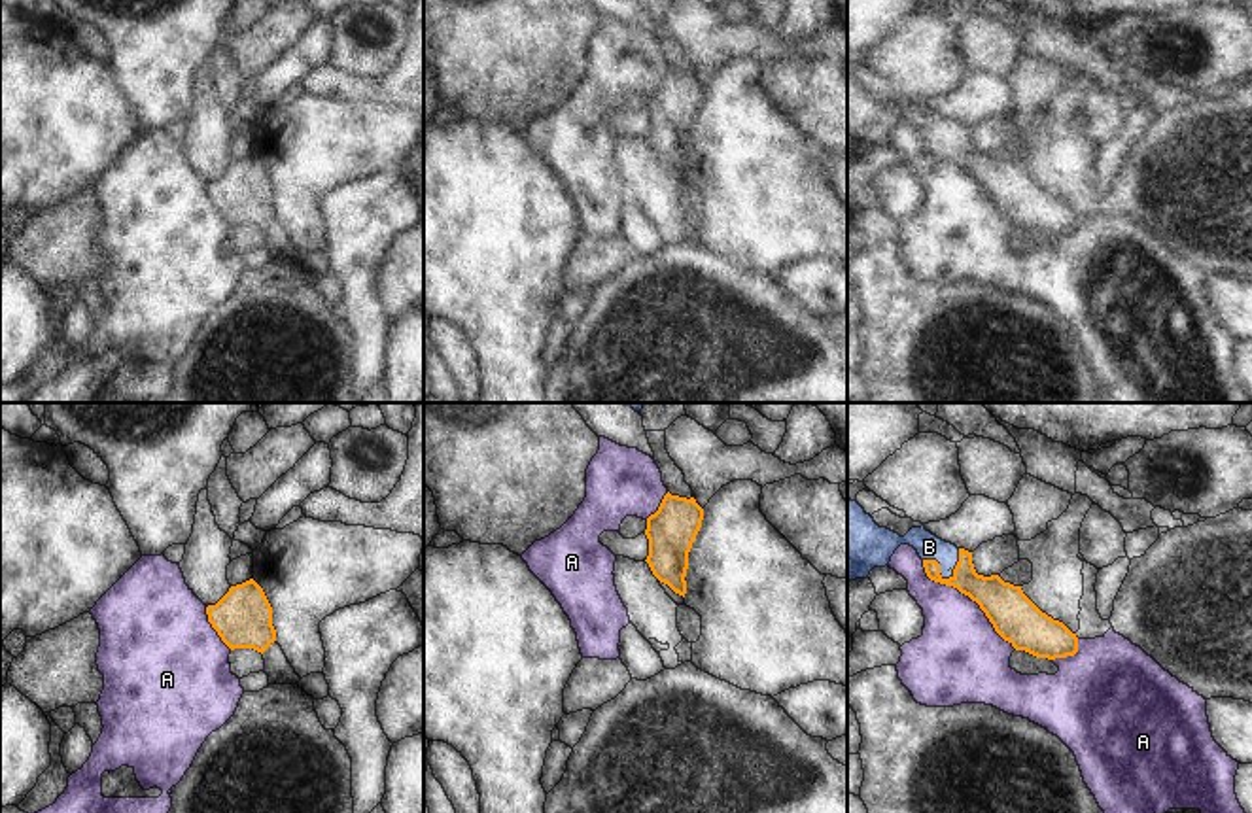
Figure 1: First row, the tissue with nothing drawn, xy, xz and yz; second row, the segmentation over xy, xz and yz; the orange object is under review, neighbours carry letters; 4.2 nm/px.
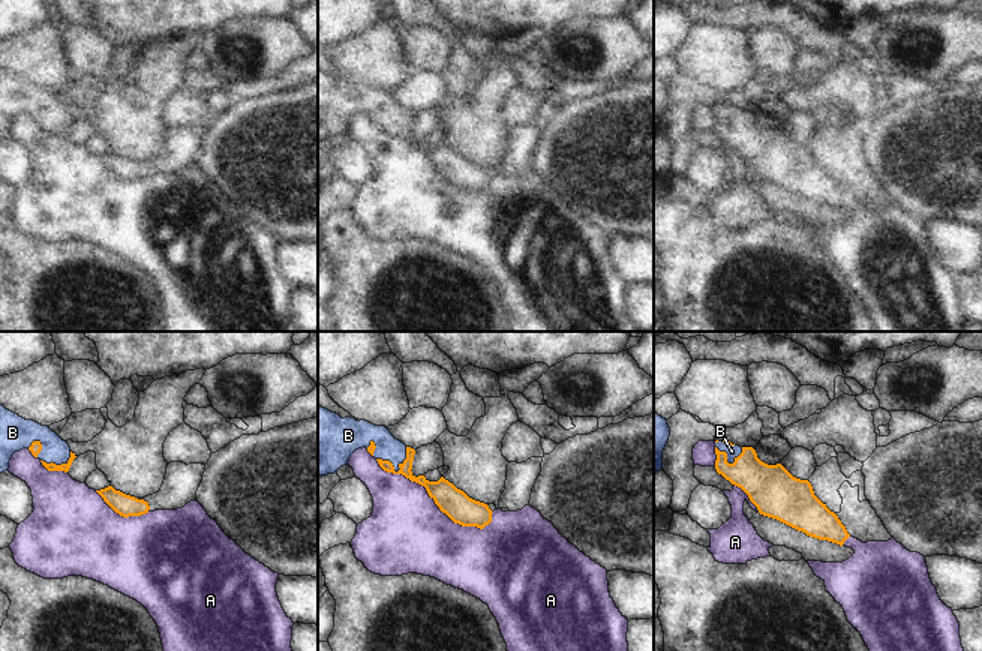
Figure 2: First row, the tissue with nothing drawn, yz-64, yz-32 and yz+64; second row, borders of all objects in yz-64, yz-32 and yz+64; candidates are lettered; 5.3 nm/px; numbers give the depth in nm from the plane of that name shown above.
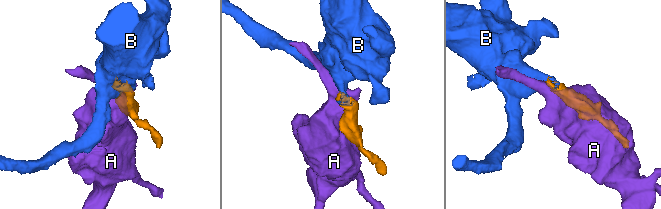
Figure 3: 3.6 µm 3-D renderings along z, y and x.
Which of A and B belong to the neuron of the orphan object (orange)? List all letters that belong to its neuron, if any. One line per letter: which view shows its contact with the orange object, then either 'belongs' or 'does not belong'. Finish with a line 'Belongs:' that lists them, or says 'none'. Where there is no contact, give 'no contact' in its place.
A: meets orange in yz; does not belong
B: meets orange in yz; belongs
Belongs: B

